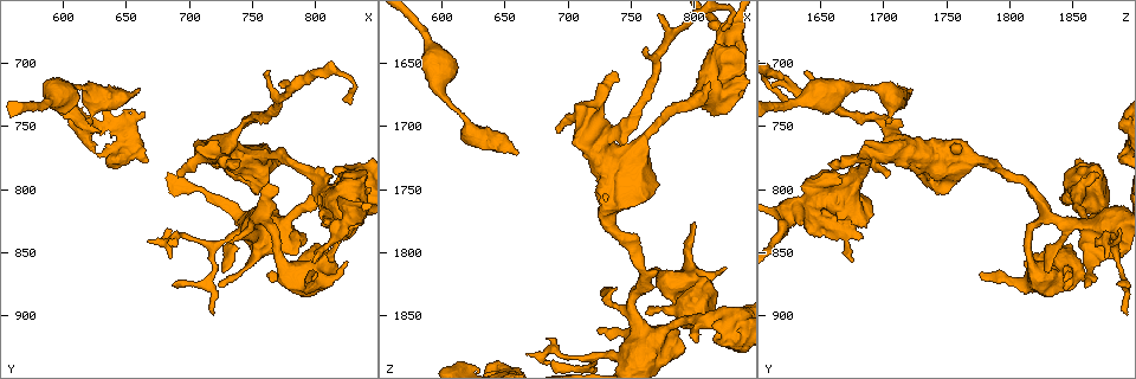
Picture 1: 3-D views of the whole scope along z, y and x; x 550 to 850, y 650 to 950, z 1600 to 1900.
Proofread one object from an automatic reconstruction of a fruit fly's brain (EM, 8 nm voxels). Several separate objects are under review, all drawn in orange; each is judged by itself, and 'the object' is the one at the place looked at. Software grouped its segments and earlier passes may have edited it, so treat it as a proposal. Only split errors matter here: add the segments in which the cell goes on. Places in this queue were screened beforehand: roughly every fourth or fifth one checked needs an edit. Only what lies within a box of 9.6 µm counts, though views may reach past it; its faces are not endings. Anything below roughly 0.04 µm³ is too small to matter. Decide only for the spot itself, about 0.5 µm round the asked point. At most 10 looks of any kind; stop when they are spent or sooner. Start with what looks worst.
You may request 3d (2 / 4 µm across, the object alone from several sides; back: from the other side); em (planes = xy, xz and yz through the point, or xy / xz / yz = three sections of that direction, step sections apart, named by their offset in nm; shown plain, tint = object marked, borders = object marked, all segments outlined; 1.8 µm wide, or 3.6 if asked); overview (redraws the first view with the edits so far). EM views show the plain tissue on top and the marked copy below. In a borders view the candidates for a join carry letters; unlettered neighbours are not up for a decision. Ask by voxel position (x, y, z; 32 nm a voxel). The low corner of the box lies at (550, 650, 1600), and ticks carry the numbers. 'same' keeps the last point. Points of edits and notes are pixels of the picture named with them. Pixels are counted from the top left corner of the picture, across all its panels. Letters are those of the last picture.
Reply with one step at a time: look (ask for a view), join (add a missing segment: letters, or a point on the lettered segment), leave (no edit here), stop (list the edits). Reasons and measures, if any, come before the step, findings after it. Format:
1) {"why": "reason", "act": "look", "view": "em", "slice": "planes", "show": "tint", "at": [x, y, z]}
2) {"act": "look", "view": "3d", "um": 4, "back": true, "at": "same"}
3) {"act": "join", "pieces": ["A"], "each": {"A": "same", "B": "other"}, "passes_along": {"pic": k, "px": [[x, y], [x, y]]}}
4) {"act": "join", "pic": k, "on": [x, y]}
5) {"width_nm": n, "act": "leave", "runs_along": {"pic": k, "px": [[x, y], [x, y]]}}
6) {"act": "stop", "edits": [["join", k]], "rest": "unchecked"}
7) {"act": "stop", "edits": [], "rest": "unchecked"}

{"act": "look", "view": "em", "slice": "yz", "step": 8, "show": "tint", "at": [660, 722, 1724]}

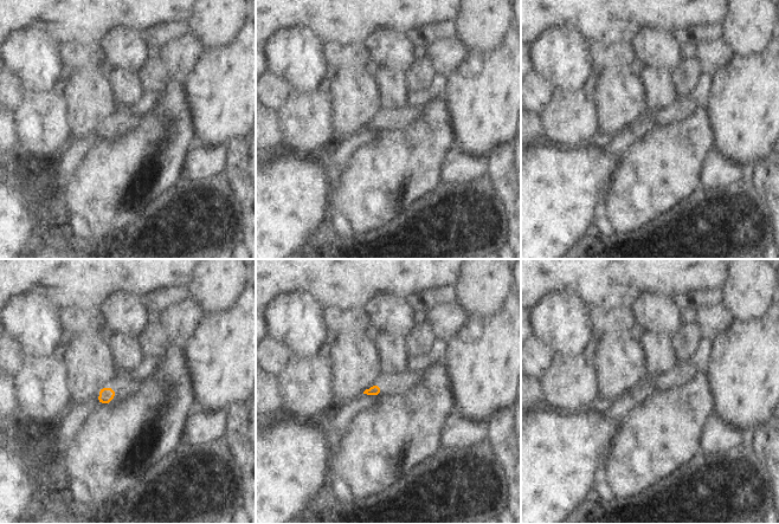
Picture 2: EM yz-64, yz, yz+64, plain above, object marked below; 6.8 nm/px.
{"act": "look", "view": "em", "slice": "xy", "step": 16, "show": "tint", "at": "same"}

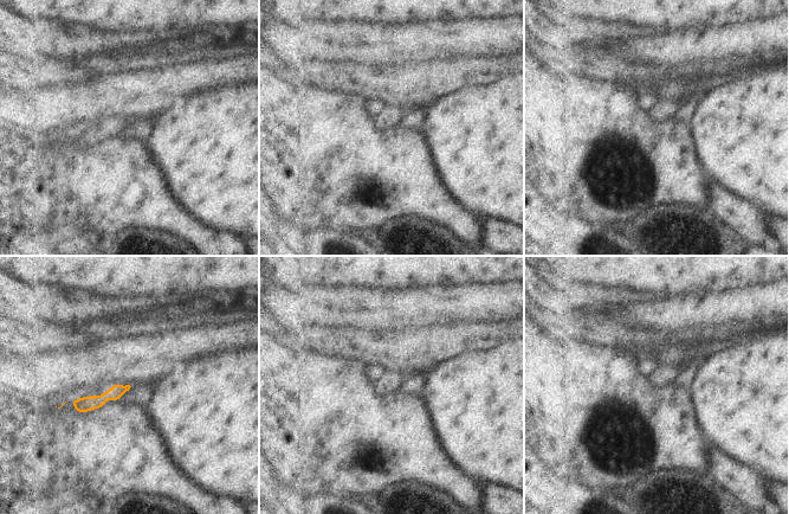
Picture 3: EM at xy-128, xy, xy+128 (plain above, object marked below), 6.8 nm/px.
{"act": "look", "view": "em", "slice": "xy", "step": 16, "show": "borders", "at": "same"}

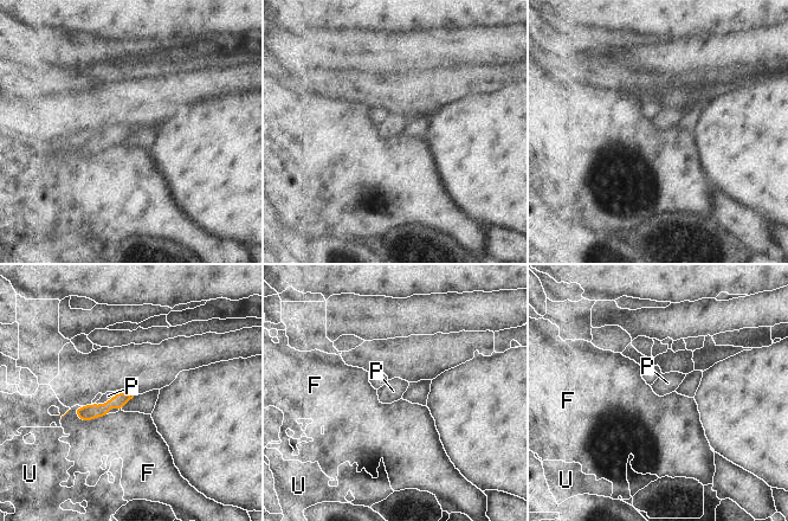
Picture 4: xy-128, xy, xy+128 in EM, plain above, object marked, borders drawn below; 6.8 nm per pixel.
{"longest_contact_nm": ["P", 260], "act": "join", "pieces": ["P"], "each": {"F": "other", "P": "same", "U": "other"}, "found": "it goes on there"}

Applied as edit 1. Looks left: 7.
{"why": "an open end", "act": "look", "view": "3d", "um": 4, "at": [734, 782, 1656]}

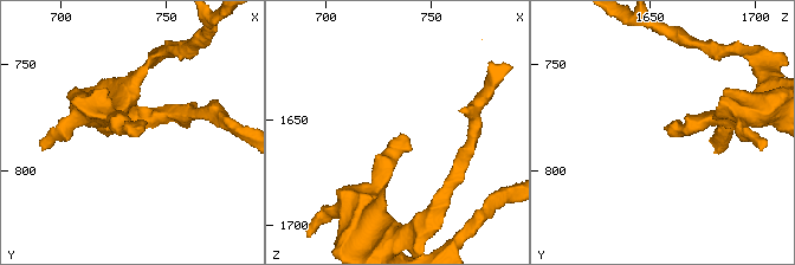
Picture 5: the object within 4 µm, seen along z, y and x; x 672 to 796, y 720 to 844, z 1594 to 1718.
{"act": "look", "view": "em", "slice": "planes", "show": "borders", "at": [735, 780, 1657]}

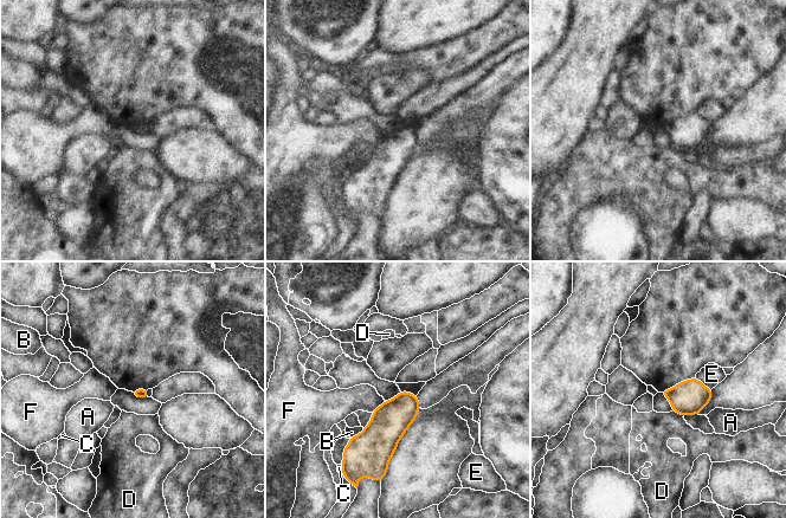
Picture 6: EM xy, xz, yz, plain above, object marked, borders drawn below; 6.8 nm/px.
{"act": "leave", "each": {"A": "other", "B": "other", "C": "other", "D": "other", "E": "other", "F": "other"}, "found": "none of them fits"}

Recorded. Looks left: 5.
{"why": "branch stops here", "act": "look", "view": "3d", "um": 2, "at": [724, 876, 1860]}

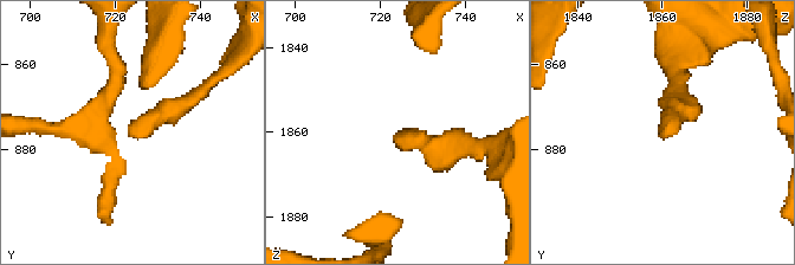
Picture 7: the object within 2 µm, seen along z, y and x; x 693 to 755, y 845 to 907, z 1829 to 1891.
{"act": "look", "view": "em", "slice": "yz", "step": 8, "show": "borders", "at": [723, 876, 1860]}

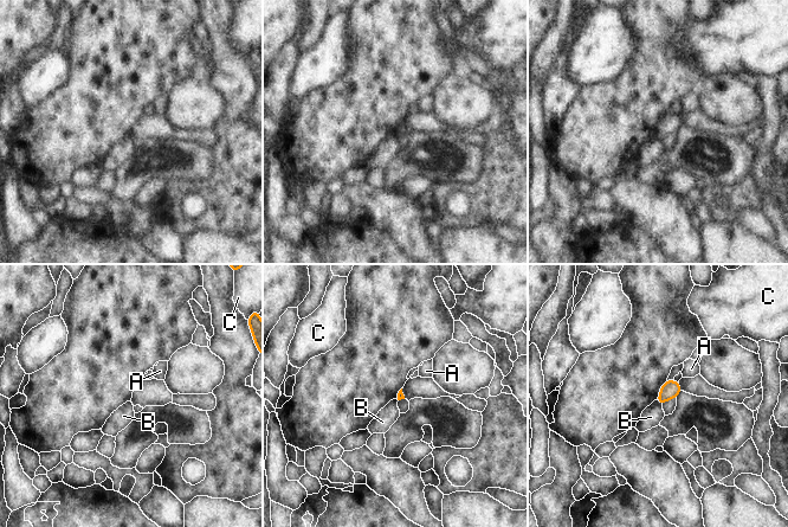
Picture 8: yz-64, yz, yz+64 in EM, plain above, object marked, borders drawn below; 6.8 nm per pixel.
{"why": "cut it another way", "act": "look", "view": "em", "slice": "xz", "step": 16, "show": "borders", "at": "same"}

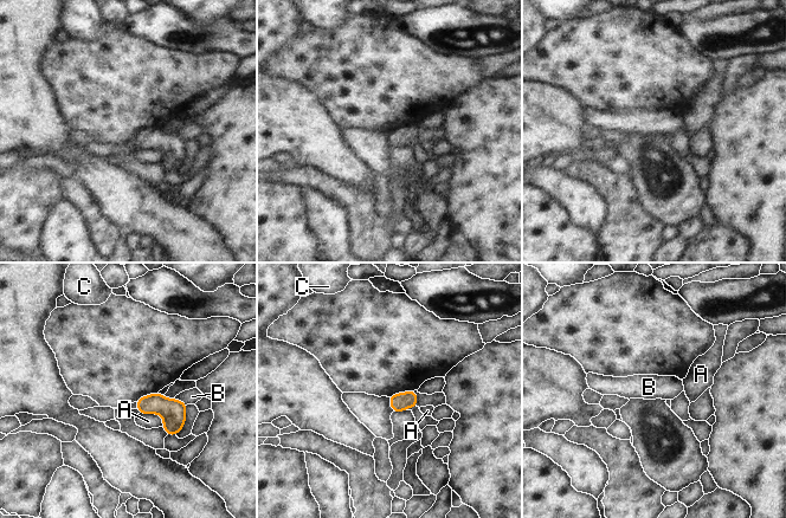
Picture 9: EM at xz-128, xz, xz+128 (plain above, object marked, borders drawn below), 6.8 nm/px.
{"act": "leave", "each": {"A": "other", "B": "other", "C": "other"}, "border": {"pic": 9, "px": [[413, 390], [417, 396], [417, 406]]}, "found": "none of them fits"}

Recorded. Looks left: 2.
{"why": "an open end", "act": "look", "view": "em", "slice": "planes", "show": "borders", "at": [692, 788, 1704]}

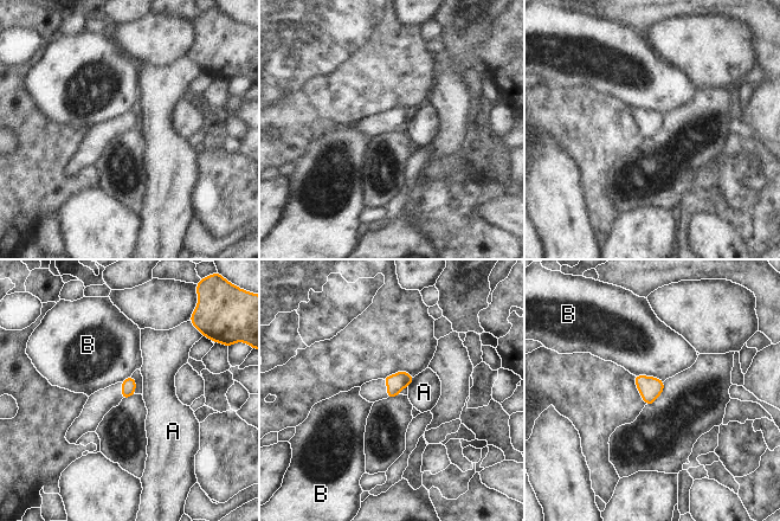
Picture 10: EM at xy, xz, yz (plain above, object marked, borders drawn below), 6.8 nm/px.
{"act": "leave", "each": {"A": "other", "B": "other"}, "border": {"pic": 10, "px": [[635, 374], [652, 375], [663, 381]]}, "found": "no lettered segment goes on from it"}

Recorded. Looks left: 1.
{"act": "stop", "edits": [["join", 4]], "rest": "unchecked"}

